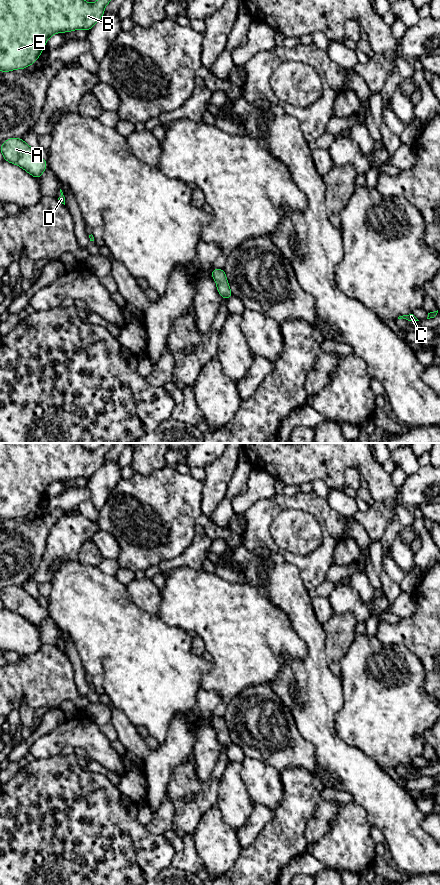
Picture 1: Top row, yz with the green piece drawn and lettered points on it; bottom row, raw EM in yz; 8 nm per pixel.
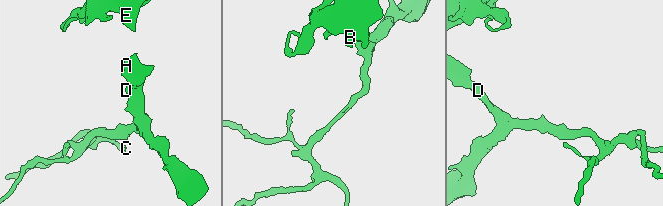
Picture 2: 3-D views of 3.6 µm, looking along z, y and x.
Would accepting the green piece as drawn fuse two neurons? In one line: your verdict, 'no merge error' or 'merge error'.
no merge error

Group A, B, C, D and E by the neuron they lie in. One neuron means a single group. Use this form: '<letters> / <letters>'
A B C D E

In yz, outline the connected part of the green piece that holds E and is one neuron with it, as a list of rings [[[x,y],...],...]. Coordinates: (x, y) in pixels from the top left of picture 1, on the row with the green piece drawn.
[[[0,0],[0,71],[24,69],[36,62],[47,40],[55,33],[76,29],[88,32],[104,15],[104,9],[110,1],[87,3],[84,0]]]

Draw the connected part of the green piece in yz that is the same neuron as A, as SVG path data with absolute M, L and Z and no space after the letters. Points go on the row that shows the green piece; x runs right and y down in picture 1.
M10 138L0 147L4 160L16 164L35 178L41 179L41 175L47 168L47 162L41 158L36 150L31 148L21 138Z

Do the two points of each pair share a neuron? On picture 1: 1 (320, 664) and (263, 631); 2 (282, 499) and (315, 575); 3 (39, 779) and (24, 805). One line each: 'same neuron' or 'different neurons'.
1: different neurons
2: same neuron
3: same neuron

